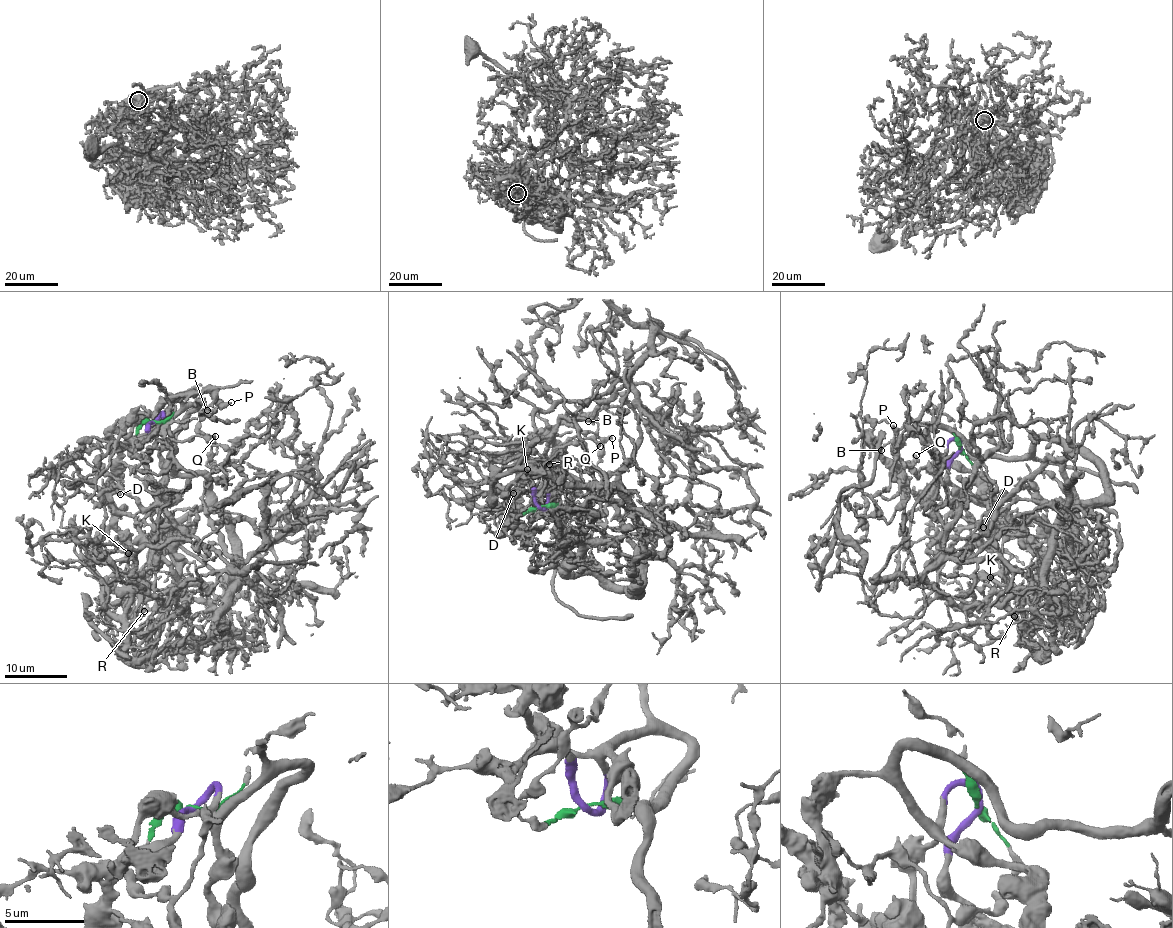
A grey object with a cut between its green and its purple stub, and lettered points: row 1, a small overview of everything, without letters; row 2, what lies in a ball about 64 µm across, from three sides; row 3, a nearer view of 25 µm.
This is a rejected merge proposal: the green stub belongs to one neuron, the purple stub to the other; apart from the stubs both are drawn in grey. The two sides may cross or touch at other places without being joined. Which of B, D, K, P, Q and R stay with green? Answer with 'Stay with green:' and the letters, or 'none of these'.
Stay with green: B, P, Q

